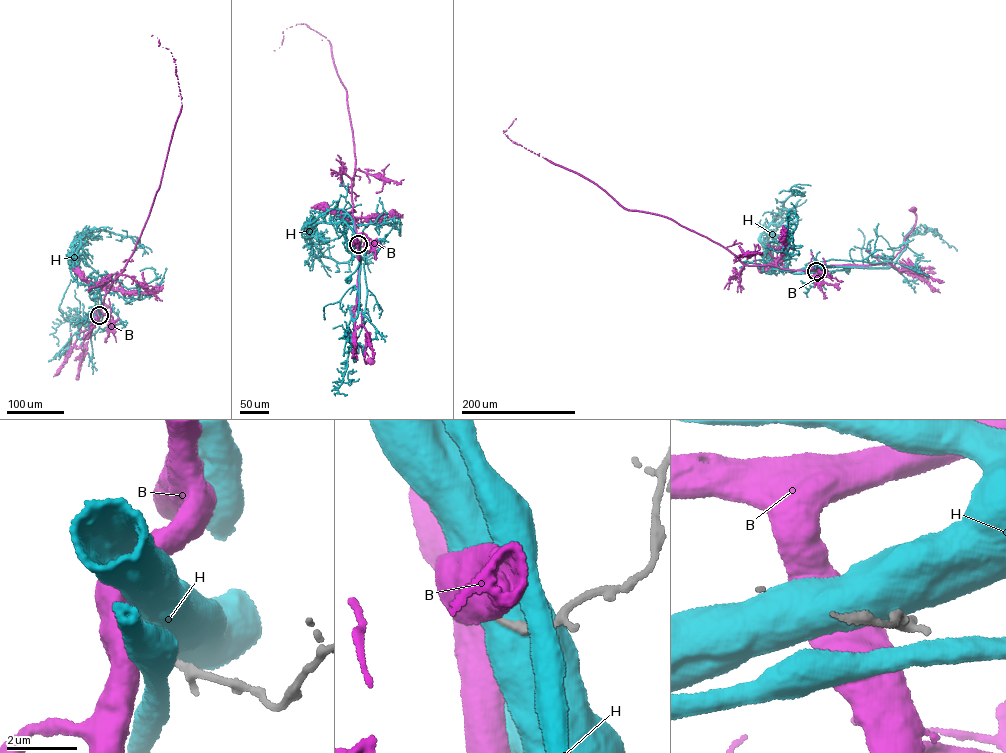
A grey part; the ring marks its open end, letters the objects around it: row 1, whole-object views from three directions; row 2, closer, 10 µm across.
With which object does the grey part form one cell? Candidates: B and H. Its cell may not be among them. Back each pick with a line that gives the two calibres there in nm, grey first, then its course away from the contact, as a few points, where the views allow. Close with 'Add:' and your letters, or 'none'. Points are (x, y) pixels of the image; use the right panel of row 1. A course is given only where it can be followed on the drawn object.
Add: none

